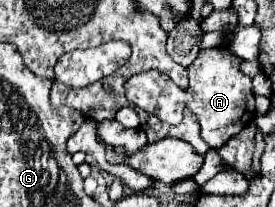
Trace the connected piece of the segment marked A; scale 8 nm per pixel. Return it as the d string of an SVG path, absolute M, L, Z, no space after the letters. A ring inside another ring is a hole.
M220 46L220 48L202 50L202 54L198 54L194 64L190 64L188 68L190 86L188 86L188 96L184 92L182 104L196 114L198 124L202 128L200 132L202 140L210 148L220 148L222 142L228 142L234 134L238 134L238 130L242 130L254 118L256 108L252 94L252 78L242 74L240 64L242 58L234 56L228 46ZM242 116L244 116L244 124L242 124Z

